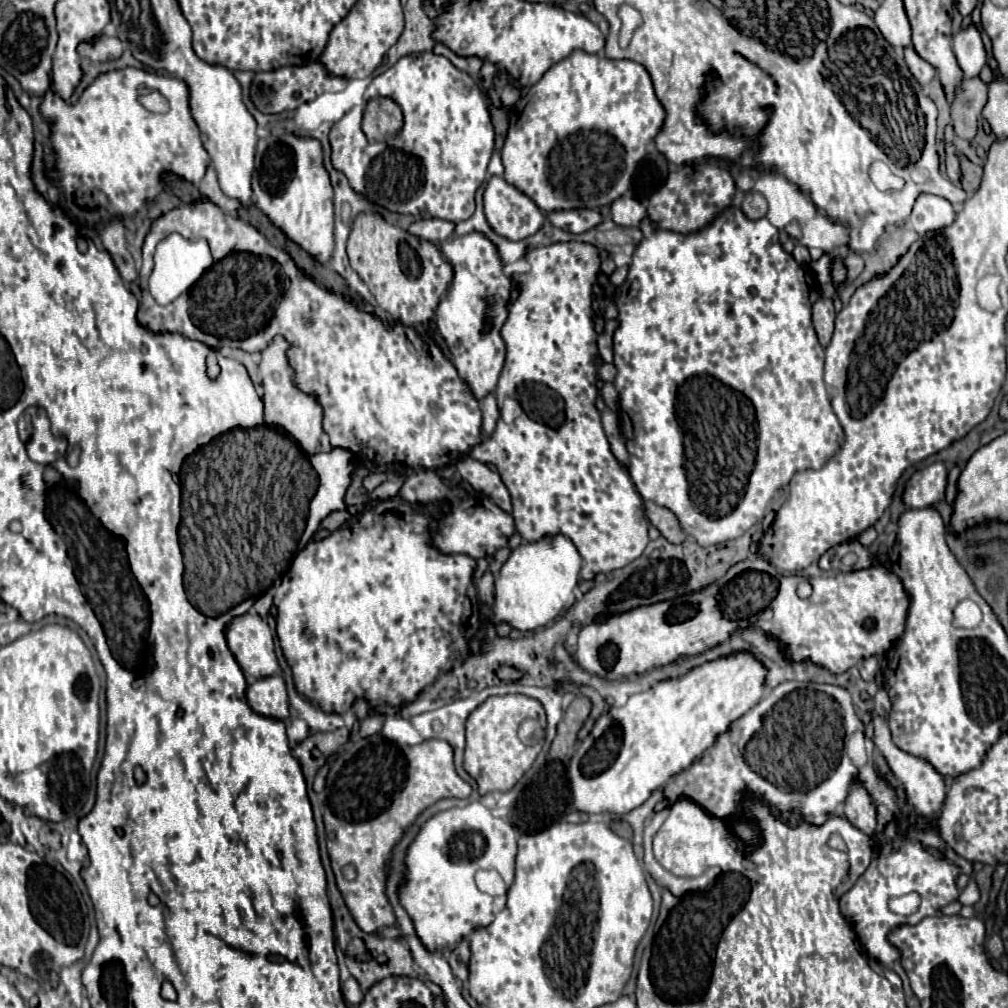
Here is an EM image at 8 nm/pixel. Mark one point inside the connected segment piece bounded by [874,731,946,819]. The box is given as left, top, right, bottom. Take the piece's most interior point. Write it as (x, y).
(925, 788)

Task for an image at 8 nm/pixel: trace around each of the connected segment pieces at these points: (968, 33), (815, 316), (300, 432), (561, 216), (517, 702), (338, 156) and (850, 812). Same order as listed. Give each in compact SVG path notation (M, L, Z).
M974 23L954 35L952 49L954 49L954 55L958 59L960 69L964 71L964 79L978 77L980 69L986 63L986 51L984 51L980 31L976 29Z
M818 299L814 305L812 305L812 323L814 323L814 329L818 333L818 341L822 347L826 347L832 339L832 333L834 333L834 305L832 305L832 299Z
M274 337L270 345L262 351L262 361L260 361L260 377L262 377L262 387L264 387L264 421L268 425L280 425L286 429L298 443L300 447L308 453L314 455L320 449L320 435L322 435L322 409L316 397L302 393L296 383L294 383L294 369L288 363L286 351L290 349L288 341L284 337Z
M568 209L548 213L548 221L568 233L584 233L588 229L594 229L602 221L602 217L592 209Z
M502 695L488 697L478 705L466 721L466 751L464 751L464 769L478 783L478 793L486 795L490 791L508 791L518 779L530 769L540 745L526 747L518 739L518 727L524 719L546 719L544 707L540 701L526 695Z
M428 51L406 55L396 65L376 75L364 93L364 101L380 95L394 99L402 107L404 129L392 141L370 143L360 129L364 105L352 107L340 121L334 123L330 131L330 159L334 169L348 177L348 183L356 193L392 213L414 215L422 219L444 219L452 223L468 219L474 213L474 195L486 179L486 167L494 149L494 127L484 91L470 75L458 71L446 57Z
M860 783L852 785L850 795L844 803L844 815L856 829L860 829L866 835L874 835L876 809L874 809L870 795L866 793L866 789Z

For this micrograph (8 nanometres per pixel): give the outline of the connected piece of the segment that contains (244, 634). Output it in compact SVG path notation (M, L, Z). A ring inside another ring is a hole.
M256 611L234 617L226 625L224 637L249 685L278 671L272 631Z

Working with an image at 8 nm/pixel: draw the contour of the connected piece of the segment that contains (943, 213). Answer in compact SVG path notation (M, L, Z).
M920 193L916 199L916 205L910 213L910 225L916 233L924 235L926 231L936 231L942 229L944 225L950 225L954 221L956 213L944 197L930 195L930 193Z

